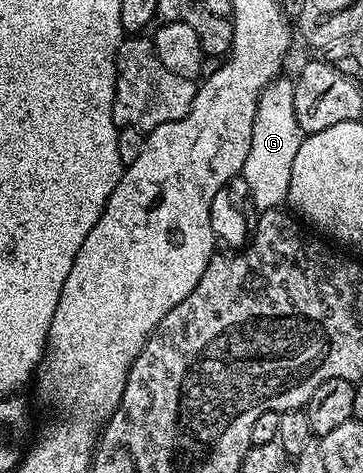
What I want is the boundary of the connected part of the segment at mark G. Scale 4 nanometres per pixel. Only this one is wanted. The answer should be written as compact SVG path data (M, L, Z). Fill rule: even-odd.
M292 77L275 78L257 101L255 124L251 128L251 152L247 152L240 177L245 179L247 188L251 188L251 200L258 211L276 210L289 201L291 167L303 137L299 120L295 120L293 83Z

